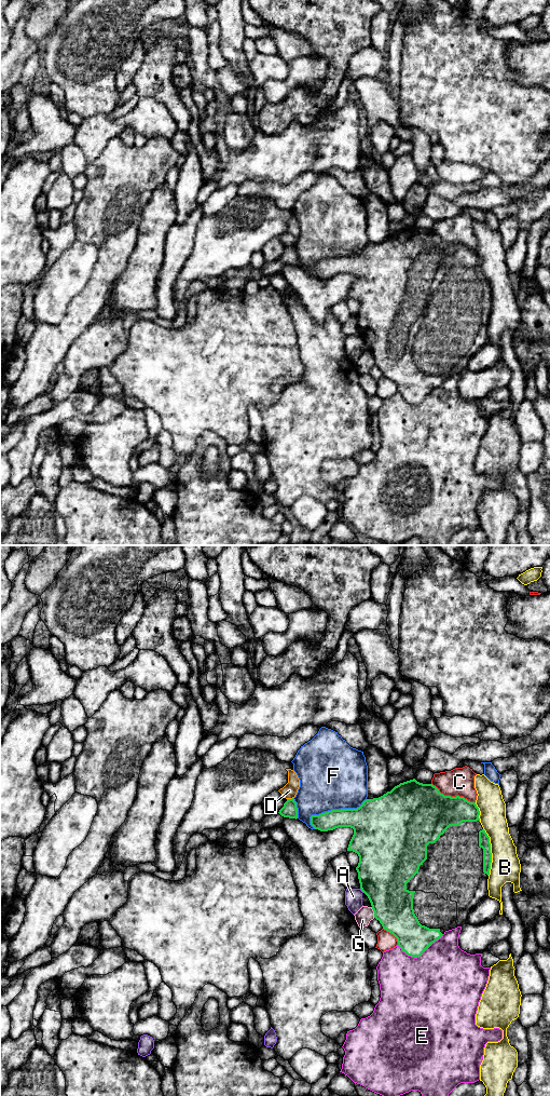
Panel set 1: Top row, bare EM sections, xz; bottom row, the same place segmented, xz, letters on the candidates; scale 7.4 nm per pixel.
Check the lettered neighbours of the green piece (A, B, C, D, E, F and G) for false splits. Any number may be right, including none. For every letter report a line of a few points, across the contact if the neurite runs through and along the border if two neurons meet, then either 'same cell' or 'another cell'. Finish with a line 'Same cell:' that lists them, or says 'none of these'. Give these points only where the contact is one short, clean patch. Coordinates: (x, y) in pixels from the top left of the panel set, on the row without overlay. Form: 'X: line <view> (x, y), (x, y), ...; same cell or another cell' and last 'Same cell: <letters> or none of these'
A: another cell
B: another cell
C: another cell
D: line xz (292, 244), (287, 246); another cell
E: another cell
F: another cell
G: another cell
Same cell: none of these

